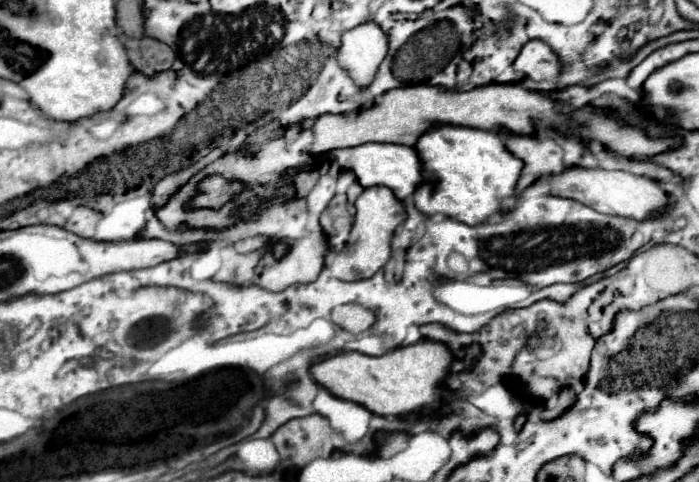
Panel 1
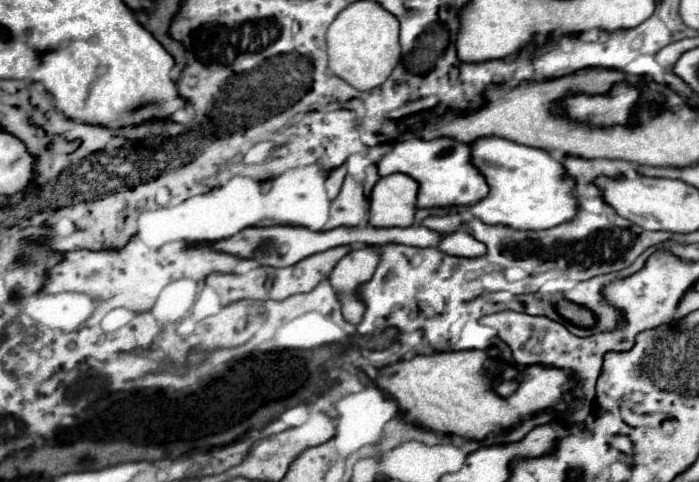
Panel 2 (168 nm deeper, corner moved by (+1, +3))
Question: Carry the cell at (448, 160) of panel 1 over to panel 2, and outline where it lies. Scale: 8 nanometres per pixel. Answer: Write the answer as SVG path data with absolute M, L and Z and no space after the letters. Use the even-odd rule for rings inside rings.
M485 138L473 142L473 162L483 170L491 192L485 200L469 208L437 208L417 210L415 222L421 224L427 216L449 212L471 212L485 224L503 224L517 230L545 230L571 220L579 210L579 198L575 196L575 178L553 160L545 150L523 146L509 140Z

